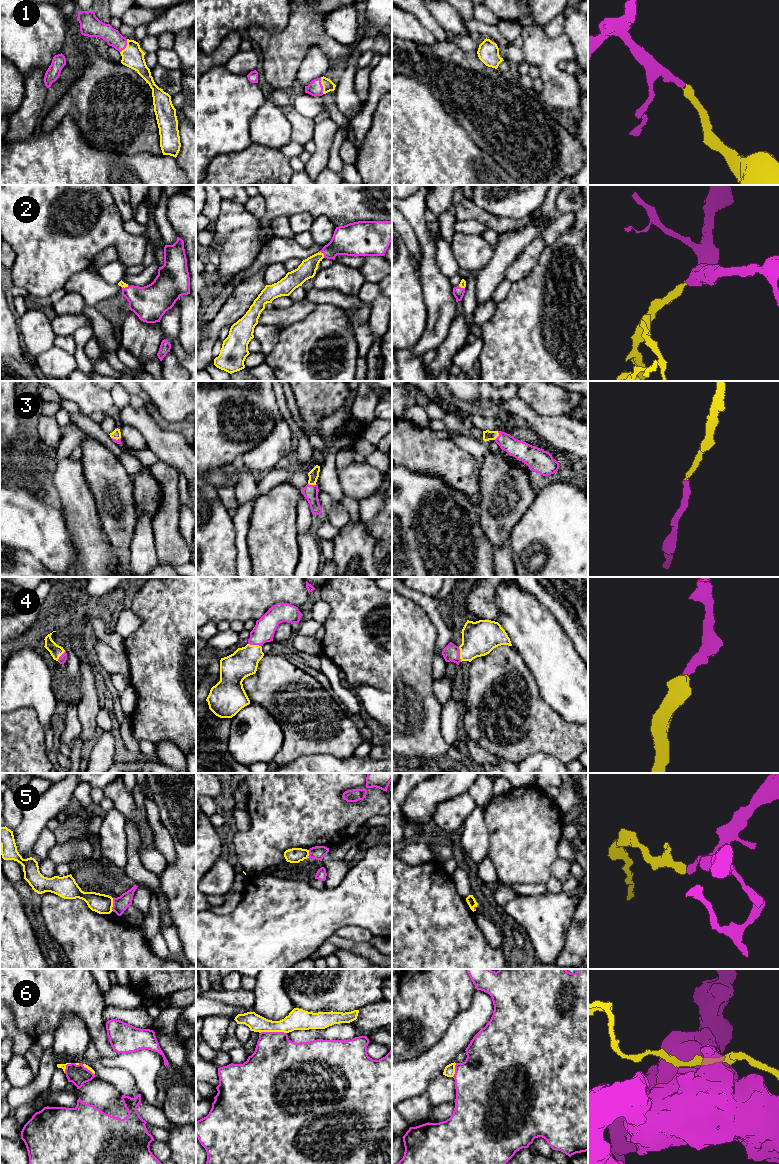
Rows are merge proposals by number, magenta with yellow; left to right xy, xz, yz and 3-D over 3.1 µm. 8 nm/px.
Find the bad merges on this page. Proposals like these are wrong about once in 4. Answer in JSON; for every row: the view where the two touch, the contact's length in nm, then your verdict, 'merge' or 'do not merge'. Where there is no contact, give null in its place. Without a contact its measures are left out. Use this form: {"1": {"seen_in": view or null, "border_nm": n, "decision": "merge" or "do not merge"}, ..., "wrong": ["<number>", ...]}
{"1": {"seen_in": "xz", "border_nm": 130, "decision": "merge"}, "2": {"seen_in": "xz", "border_nm": 70, "decision": "merge"}, "3": {"seen_in": "yz", "border_nm": 80, "decision": "merge"}, "4": {"seen_in": "yz", "border_nm": 120, "decision": "merge"}, "5": {"seen_in": "xy", "border_nm": 100, "decision": "do not merge"}, "6": {"seen_in": "xz", "border_nm": 220, "decision": "do not merge"}, "wrong": ["5", "6"]}

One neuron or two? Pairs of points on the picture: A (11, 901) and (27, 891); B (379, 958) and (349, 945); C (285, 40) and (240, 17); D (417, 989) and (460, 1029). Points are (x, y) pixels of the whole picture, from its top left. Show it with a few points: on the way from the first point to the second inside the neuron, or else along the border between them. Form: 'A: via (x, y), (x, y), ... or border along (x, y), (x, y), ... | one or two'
A: border along (13, 884), (25, 905) | two
B: via (372, 954), (365, 949), (356, 947) | one
C: border along (246, 30), (253, 25), (260, 25), (276, 33) | two
D: border along (469, 1005), (455, 1017), (439, 1041) | two

